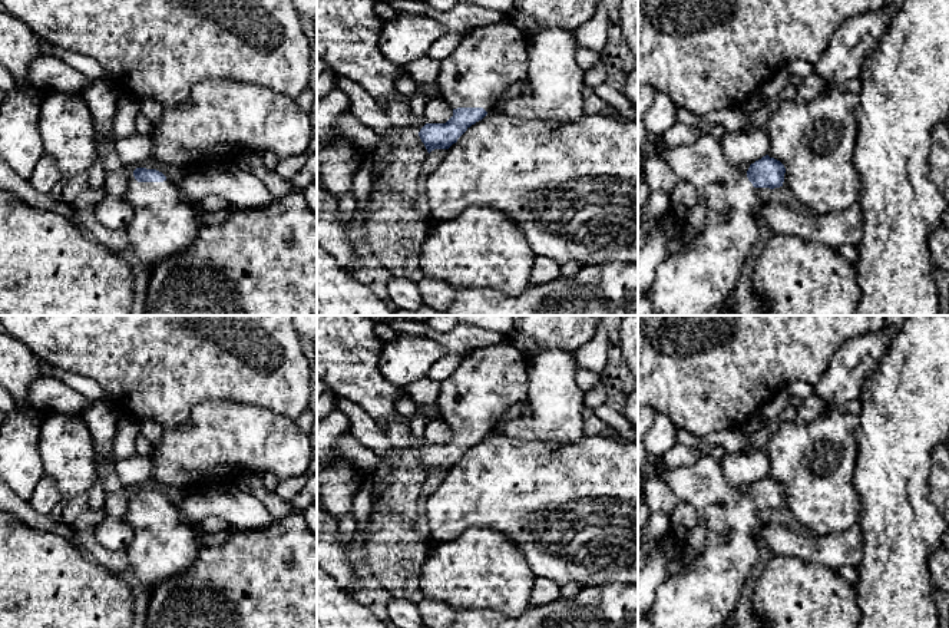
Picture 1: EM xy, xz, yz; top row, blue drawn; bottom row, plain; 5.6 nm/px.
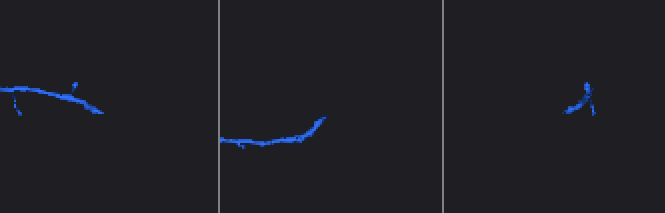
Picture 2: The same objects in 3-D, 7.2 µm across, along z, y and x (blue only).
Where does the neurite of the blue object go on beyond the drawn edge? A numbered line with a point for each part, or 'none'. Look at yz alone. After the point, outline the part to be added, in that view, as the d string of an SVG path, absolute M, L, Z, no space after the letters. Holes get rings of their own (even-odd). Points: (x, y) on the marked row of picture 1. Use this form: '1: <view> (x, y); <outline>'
1: yz (691, 283); M712 135L681 146L667 146L661 139L655 152L668 163L678 179L691 184L698 201L707 204L707 219L694 242L679 254L665 257L655 271L648 297L654 315L705 315L715 305L730 301L741 268L758 241L757 188L747 173L731 165Z

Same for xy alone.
1: xy (165, 222); M130 176L125 198L133 208L133 219L125 231L139 261L149 268L192 245L201 227L206 224L208 212L202 204L188 201L169 178L163 182L138 182Z

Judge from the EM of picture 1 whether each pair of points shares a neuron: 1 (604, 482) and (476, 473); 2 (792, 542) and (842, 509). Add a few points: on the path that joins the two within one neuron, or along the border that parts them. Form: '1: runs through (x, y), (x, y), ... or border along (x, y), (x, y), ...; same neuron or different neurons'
1: runs through (572, 482), (508, 481); same neuron
2: border along (842, 531), (826, 535), (806, 532); different neurons

